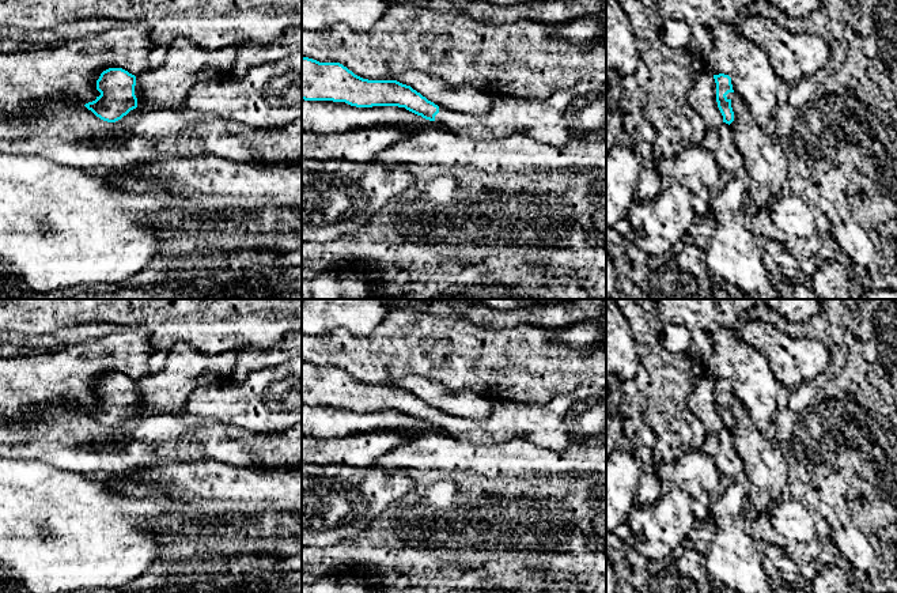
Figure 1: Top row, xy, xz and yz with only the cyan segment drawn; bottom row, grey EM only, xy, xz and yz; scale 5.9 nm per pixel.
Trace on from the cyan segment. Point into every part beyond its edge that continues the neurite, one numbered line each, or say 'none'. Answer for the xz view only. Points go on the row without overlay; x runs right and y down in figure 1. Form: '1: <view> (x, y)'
1: xz (578, 418)

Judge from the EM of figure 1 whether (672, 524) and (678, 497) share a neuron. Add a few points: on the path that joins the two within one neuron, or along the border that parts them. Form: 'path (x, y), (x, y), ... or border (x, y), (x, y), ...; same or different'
path (672, 517), (674, 503); same

